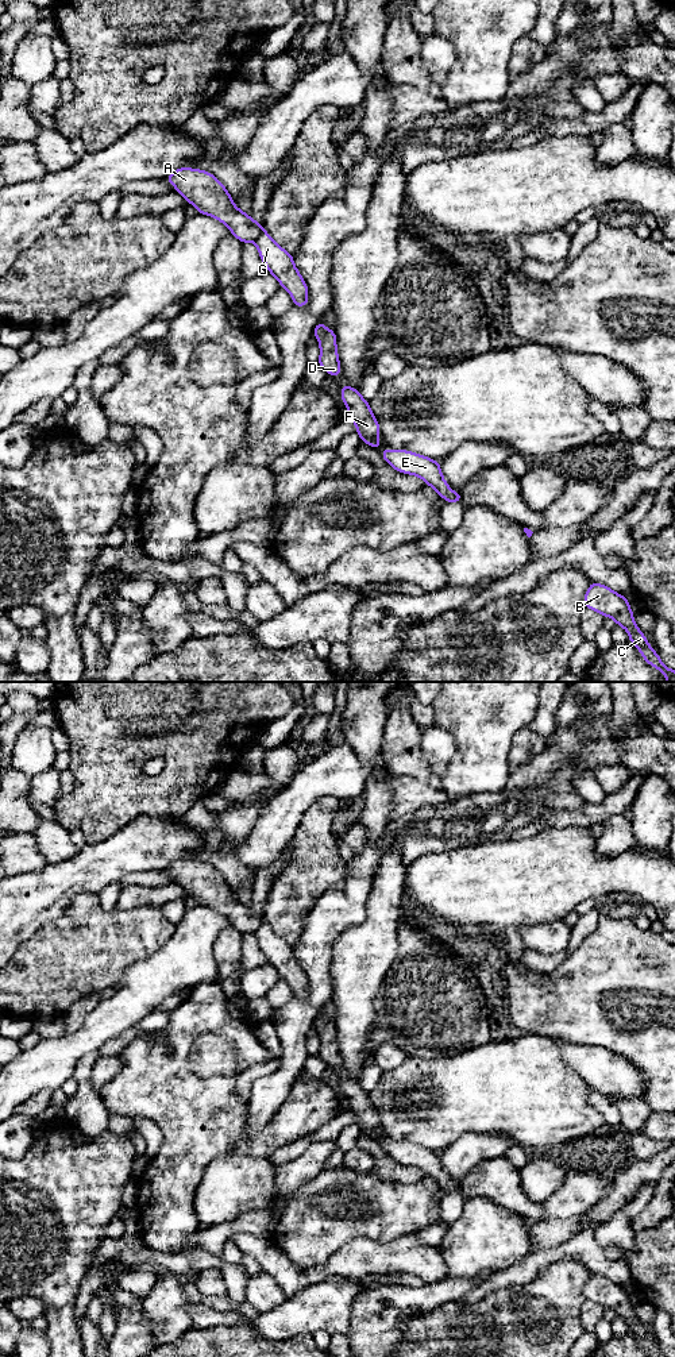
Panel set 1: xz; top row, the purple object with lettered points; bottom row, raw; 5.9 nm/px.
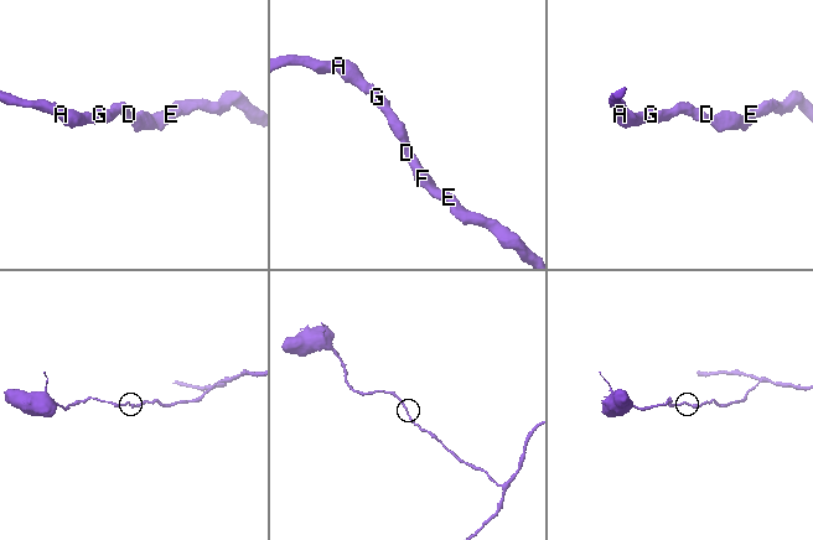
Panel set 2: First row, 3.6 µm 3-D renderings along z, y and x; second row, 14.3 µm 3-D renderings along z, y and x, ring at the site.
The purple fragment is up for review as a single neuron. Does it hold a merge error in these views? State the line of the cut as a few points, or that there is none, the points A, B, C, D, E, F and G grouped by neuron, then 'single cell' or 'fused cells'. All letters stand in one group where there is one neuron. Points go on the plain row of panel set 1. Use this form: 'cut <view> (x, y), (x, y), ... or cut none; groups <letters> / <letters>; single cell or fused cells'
cut none; groups A B C D E F G; single cell

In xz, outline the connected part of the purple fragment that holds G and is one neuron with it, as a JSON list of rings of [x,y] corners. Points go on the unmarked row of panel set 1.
[[[181,859],[165,870],[177,883],[192,894],[198,905],[216,909],[228,917],[242,934],[254,933],[271,964],[293,988],[294,998],[308,996],[308,978],[294,957],[293,947],[279,938],[262,915],[234,897],[231,886],[211,864]]]

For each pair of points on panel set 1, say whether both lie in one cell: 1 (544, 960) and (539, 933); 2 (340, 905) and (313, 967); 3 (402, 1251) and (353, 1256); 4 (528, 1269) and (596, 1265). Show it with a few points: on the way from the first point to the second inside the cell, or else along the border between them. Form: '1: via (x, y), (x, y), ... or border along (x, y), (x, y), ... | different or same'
1: border along (525, 947), (542, 953), (556, 953), (564, 949) | different
2: via (328, 920), (319, 935), (316, 952) | same
3: via (390, 1256), (365, 1256) | same
4: via (544, 1257), (558, 1252), (579, 1252) | same

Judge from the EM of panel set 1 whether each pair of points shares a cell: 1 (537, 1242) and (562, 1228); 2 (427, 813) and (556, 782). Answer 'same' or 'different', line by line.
1: same
2: same

